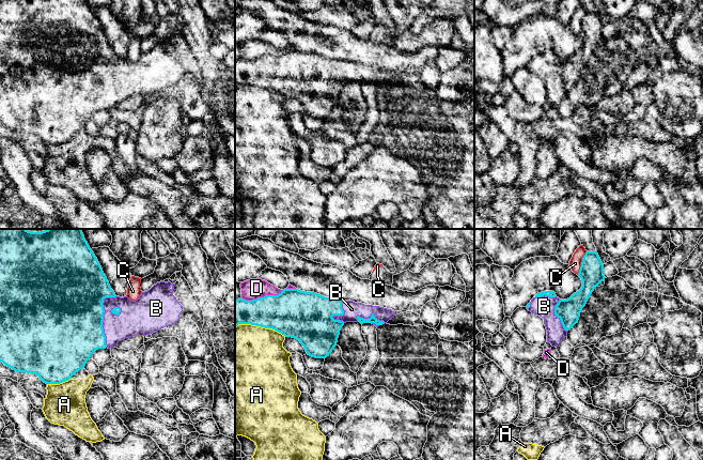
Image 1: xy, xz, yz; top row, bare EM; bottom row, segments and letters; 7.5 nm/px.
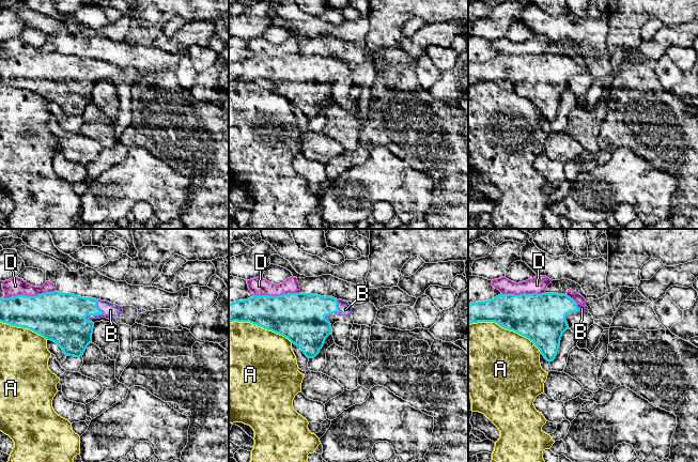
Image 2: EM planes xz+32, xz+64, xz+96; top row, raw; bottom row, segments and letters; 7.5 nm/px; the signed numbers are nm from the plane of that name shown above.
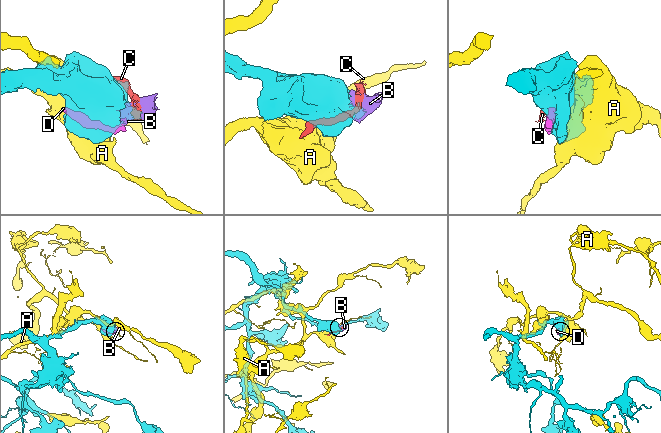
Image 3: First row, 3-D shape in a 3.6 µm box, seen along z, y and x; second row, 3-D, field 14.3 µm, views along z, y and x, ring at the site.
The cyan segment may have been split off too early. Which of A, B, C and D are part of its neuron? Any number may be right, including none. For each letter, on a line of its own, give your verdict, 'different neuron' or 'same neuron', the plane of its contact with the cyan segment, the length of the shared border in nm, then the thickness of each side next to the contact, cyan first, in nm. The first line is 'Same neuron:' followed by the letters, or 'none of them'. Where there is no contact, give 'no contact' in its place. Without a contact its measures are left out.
Same neuron: B
A: different neuron; contact in xz; length 400 nm; calibres 340 and 500 nm
B: same neuron; contact in xy; length 400 nm; calibres 500 and 260 nm
C: different neuron; contact in yz; length 190 nm; calibres 180 and 90 nm
D: different neuron; contact in xz; length 320 nm; calibres 340 and 150 nm

